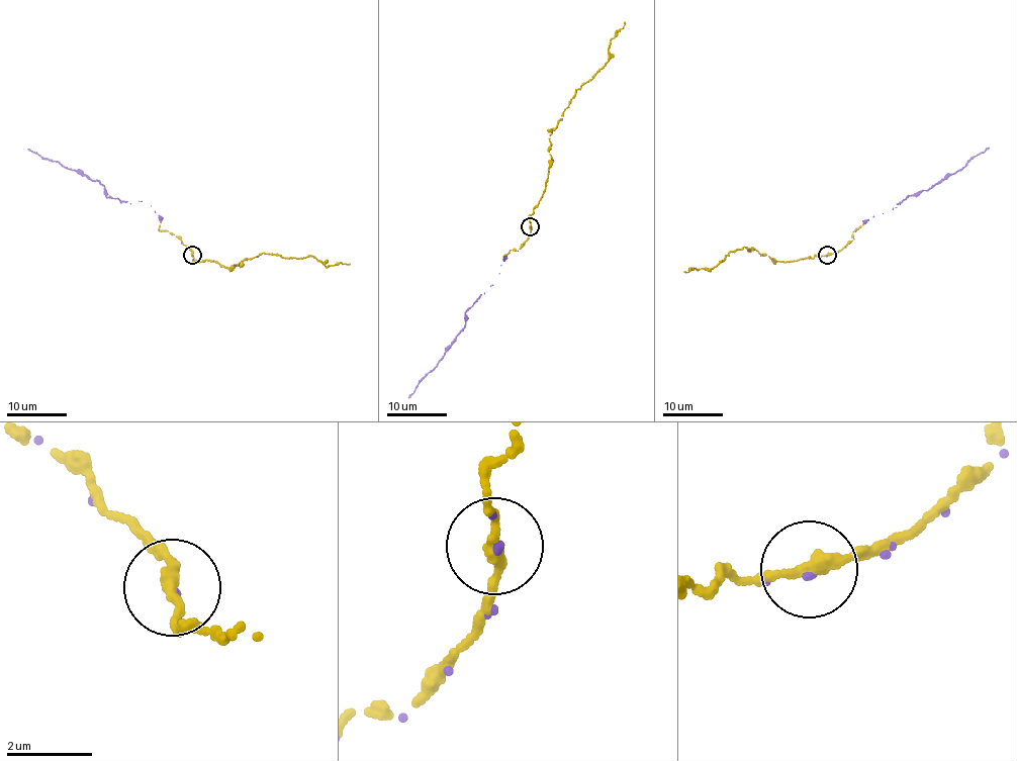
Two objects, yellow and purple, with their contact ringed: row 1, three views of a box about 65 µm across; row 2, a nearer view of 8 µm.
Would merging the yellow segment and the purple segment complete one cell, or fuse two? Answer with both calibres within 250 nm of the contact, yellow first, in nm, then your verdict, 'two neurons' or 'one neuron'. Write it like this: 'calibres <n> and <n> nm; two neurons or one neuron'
calibres 280 and 110 nm; one neuron

